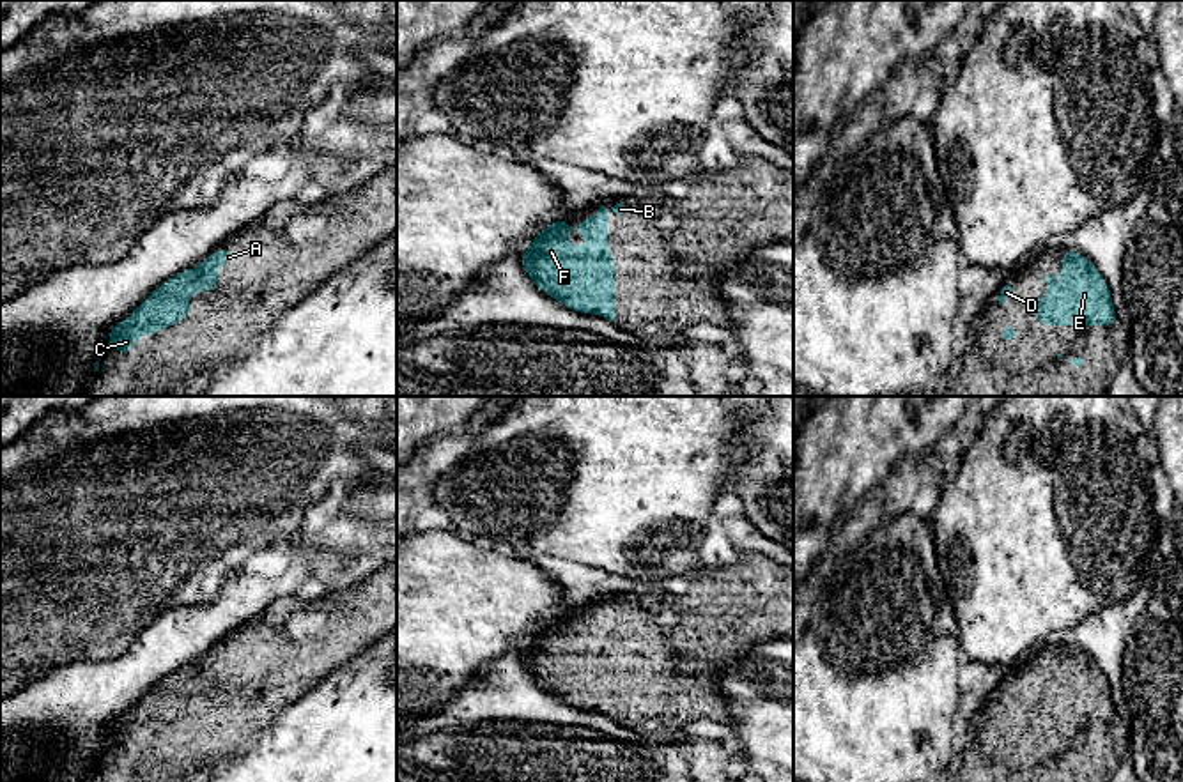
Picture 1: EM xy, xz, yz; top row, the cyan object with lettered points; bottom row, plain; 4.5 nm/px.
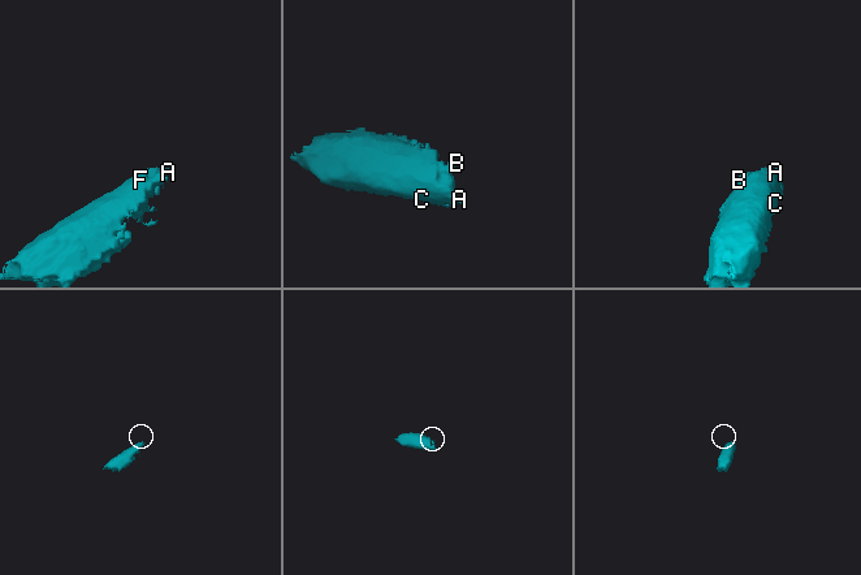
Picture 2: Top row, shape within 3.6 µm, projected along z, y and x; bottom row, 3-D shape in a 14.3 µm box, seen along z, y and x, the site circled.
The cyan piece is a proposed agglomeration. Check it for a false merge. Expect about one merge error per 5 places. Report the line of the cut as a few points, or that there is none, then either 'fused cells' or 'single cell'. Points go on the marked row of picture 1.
cut none; single cell

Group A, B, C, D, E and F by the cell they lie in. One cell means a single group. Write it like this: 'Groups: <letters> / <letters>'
Groups: A B C D E F

